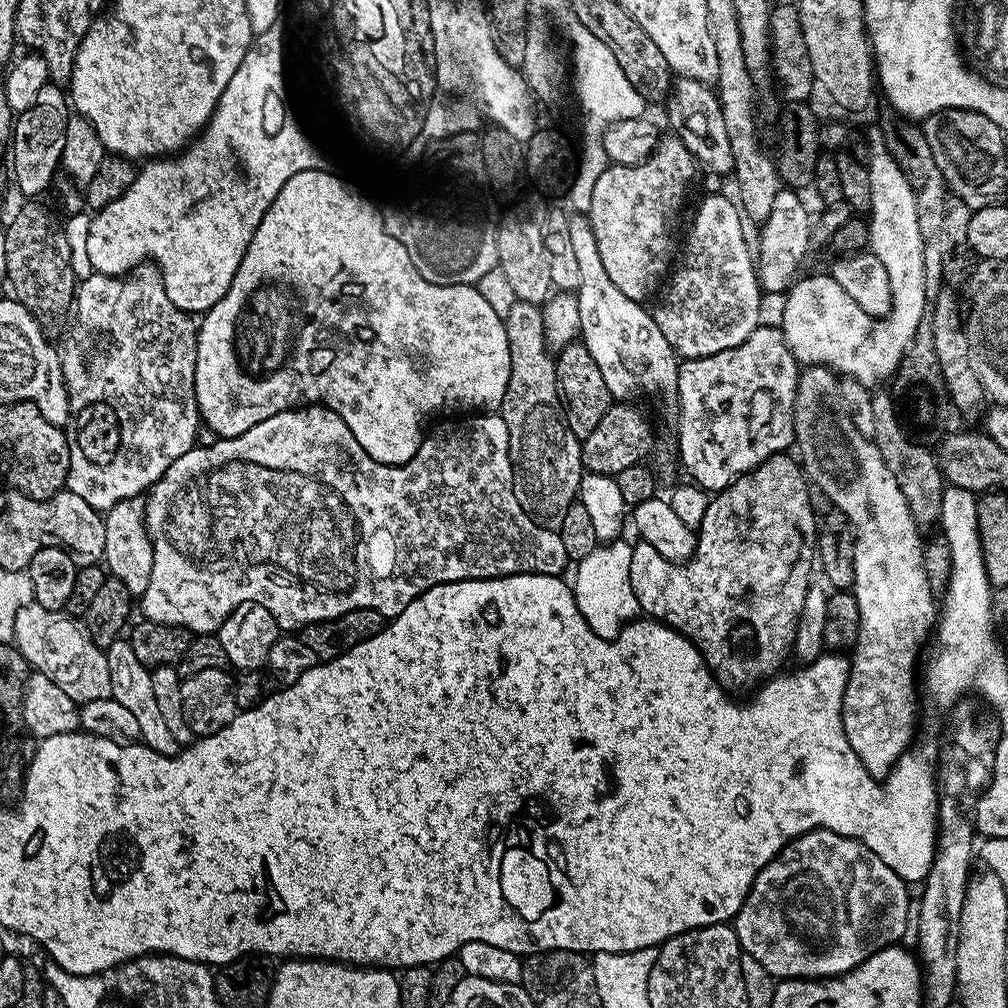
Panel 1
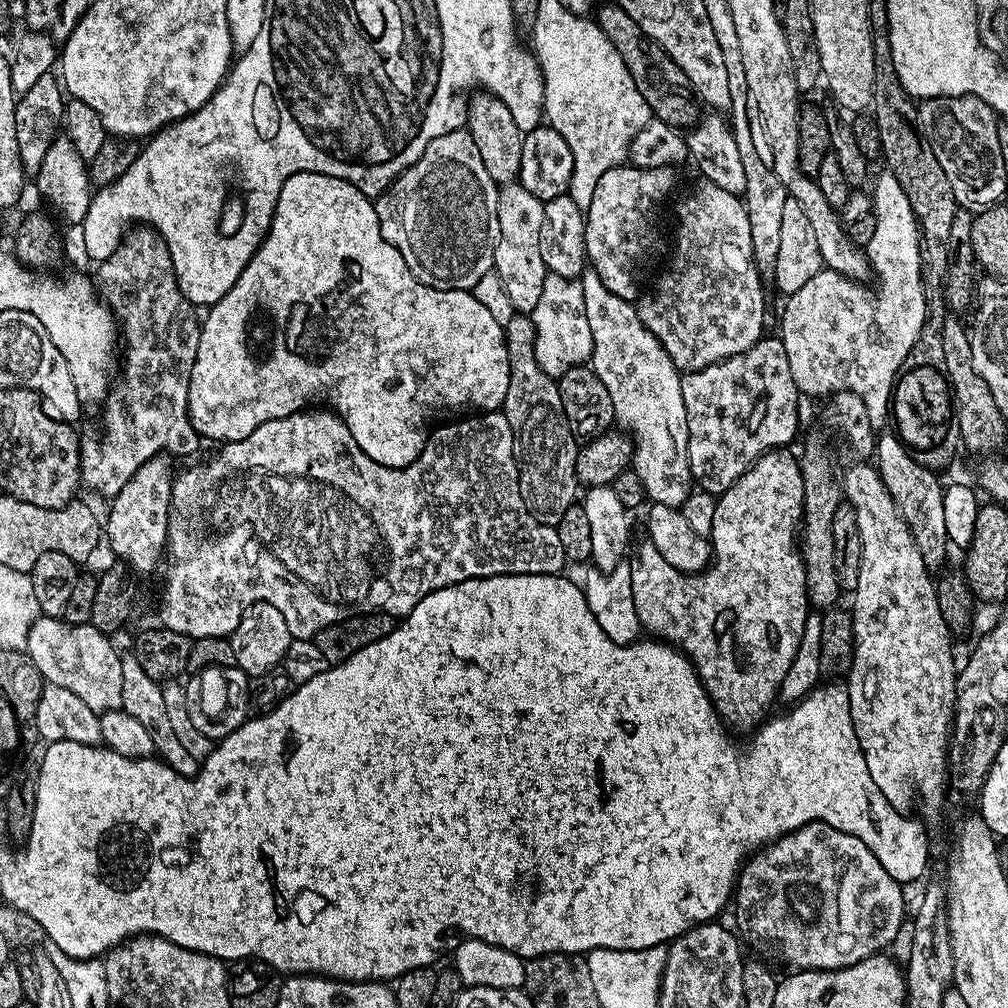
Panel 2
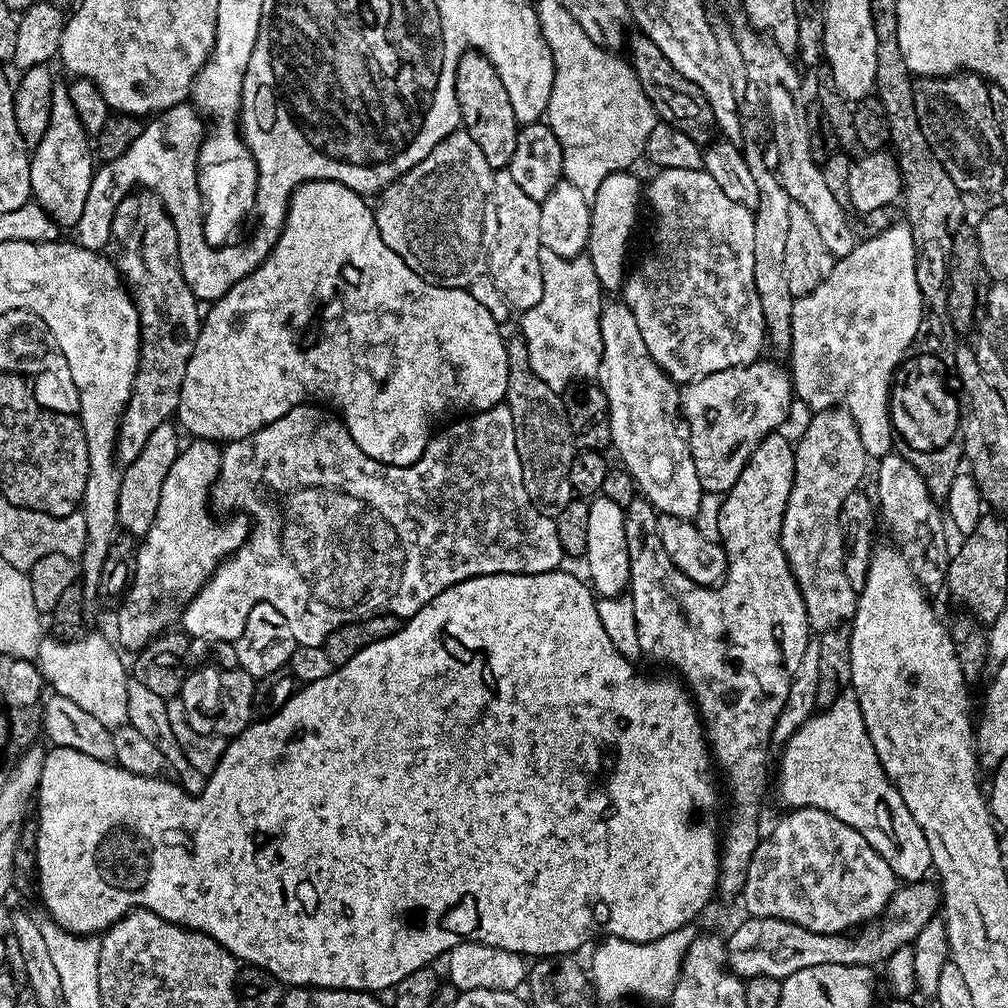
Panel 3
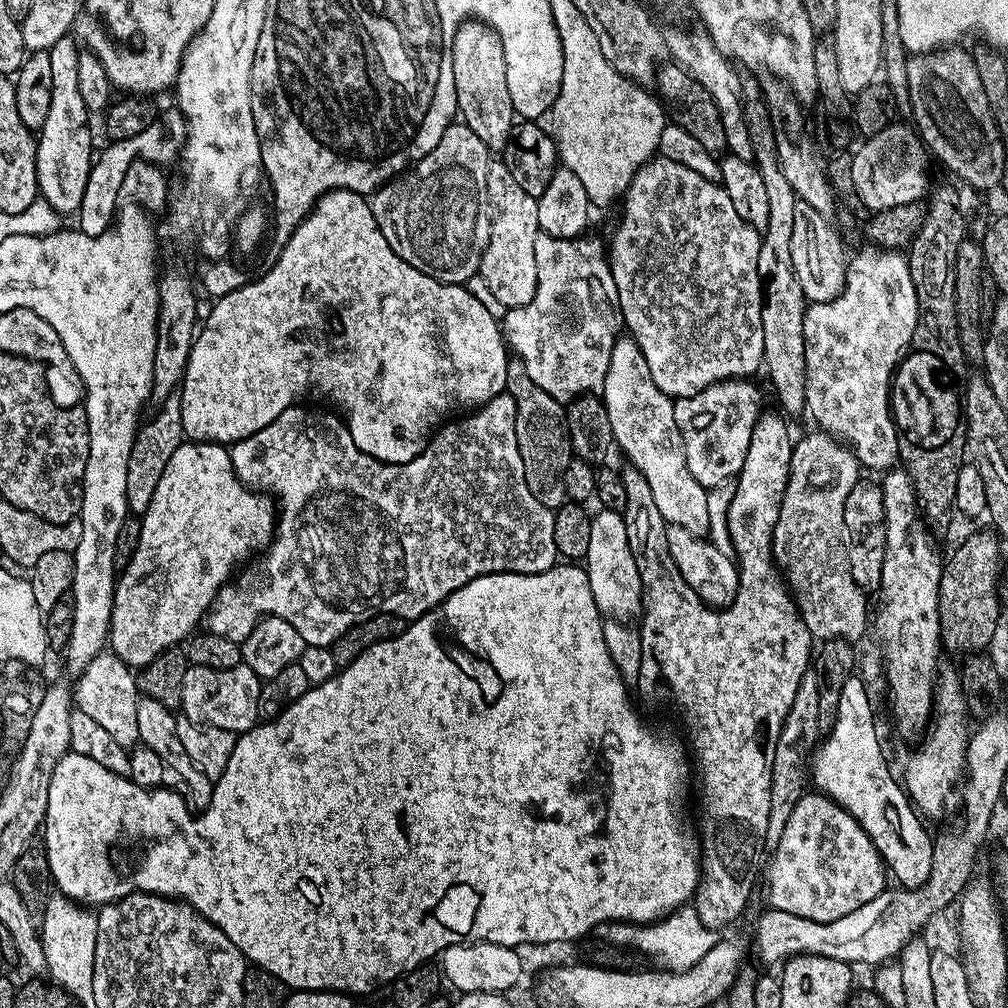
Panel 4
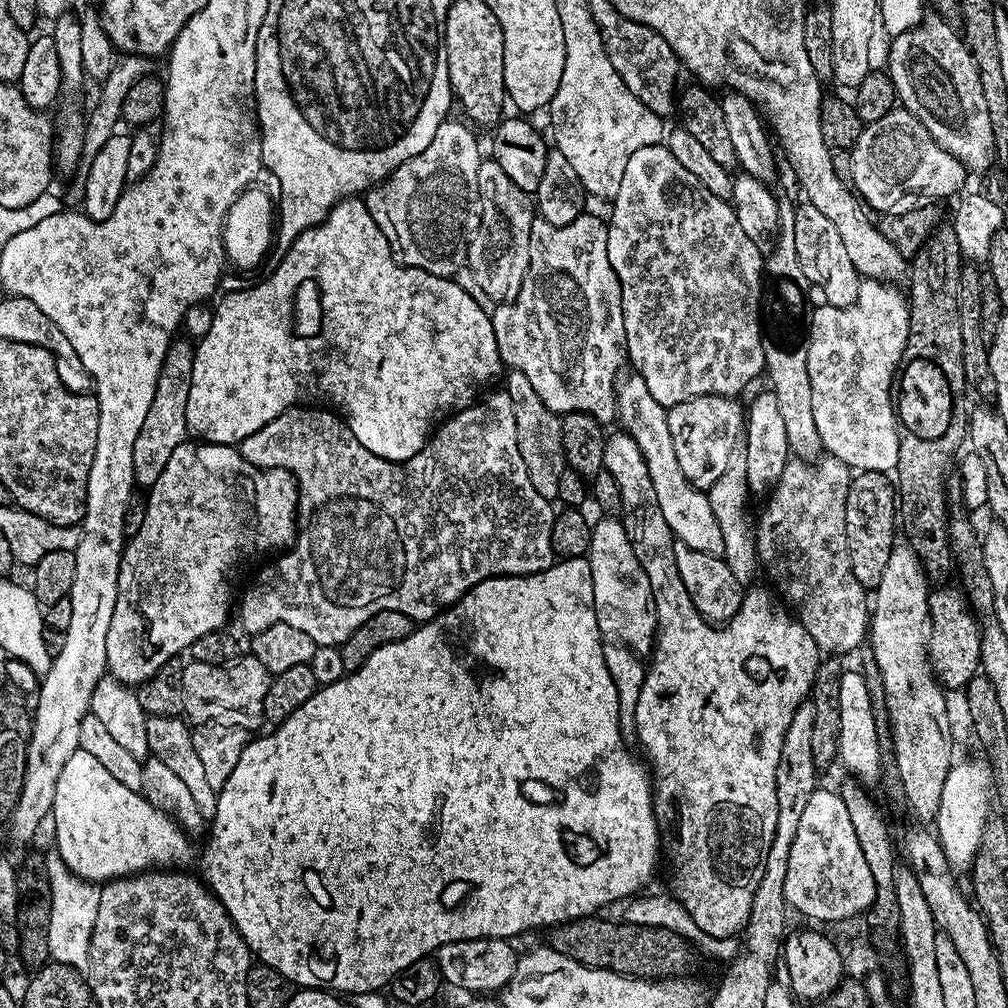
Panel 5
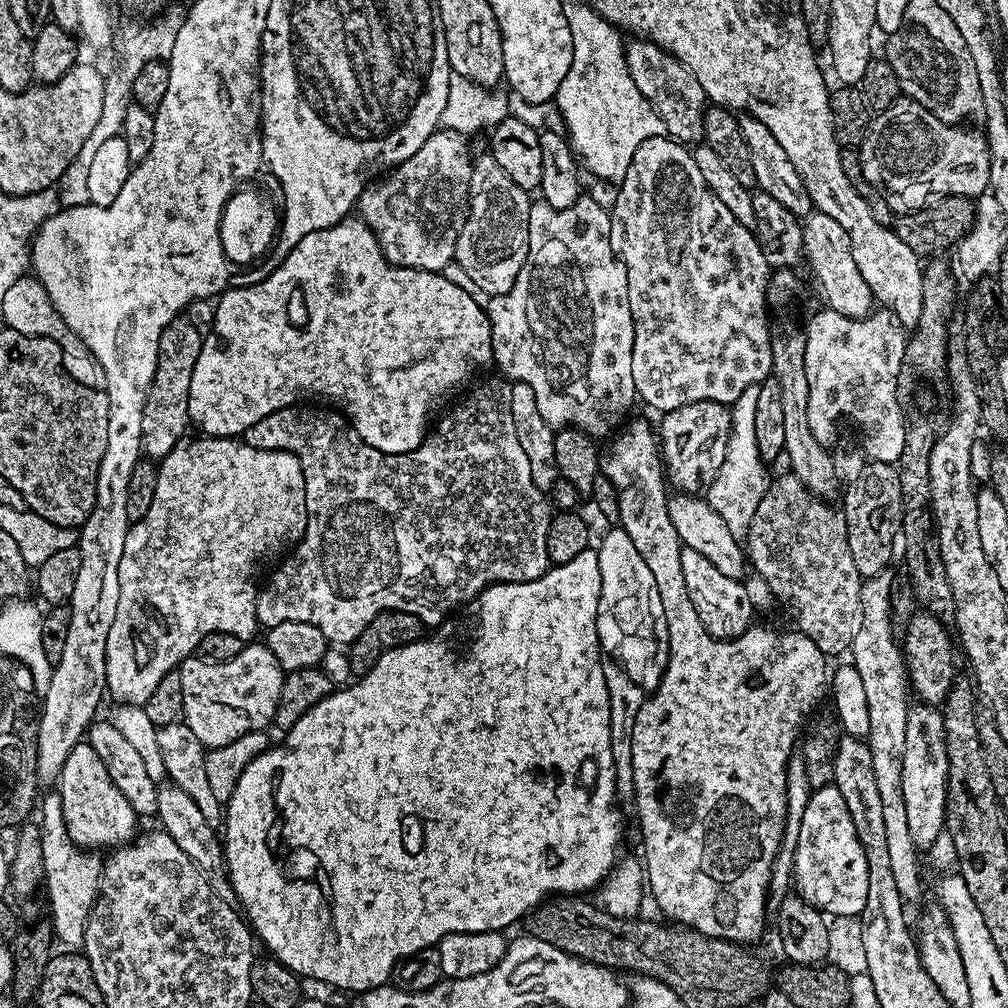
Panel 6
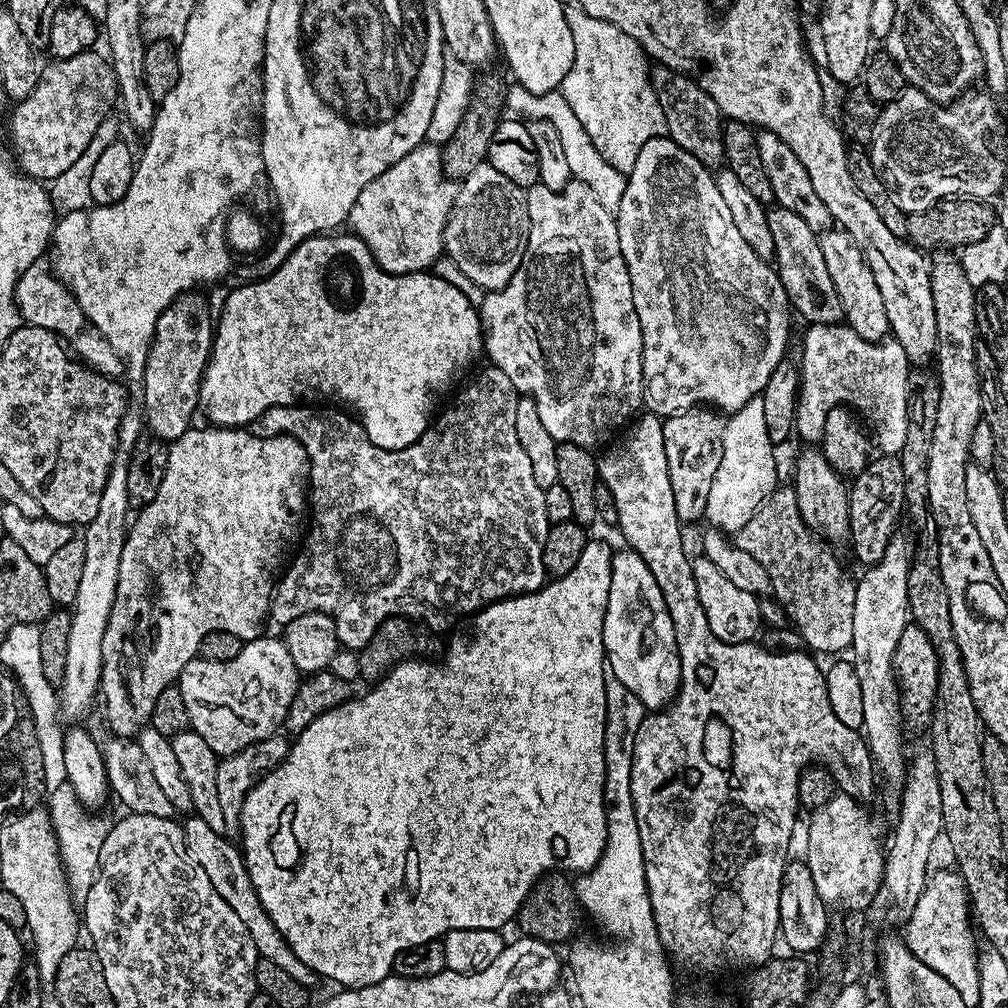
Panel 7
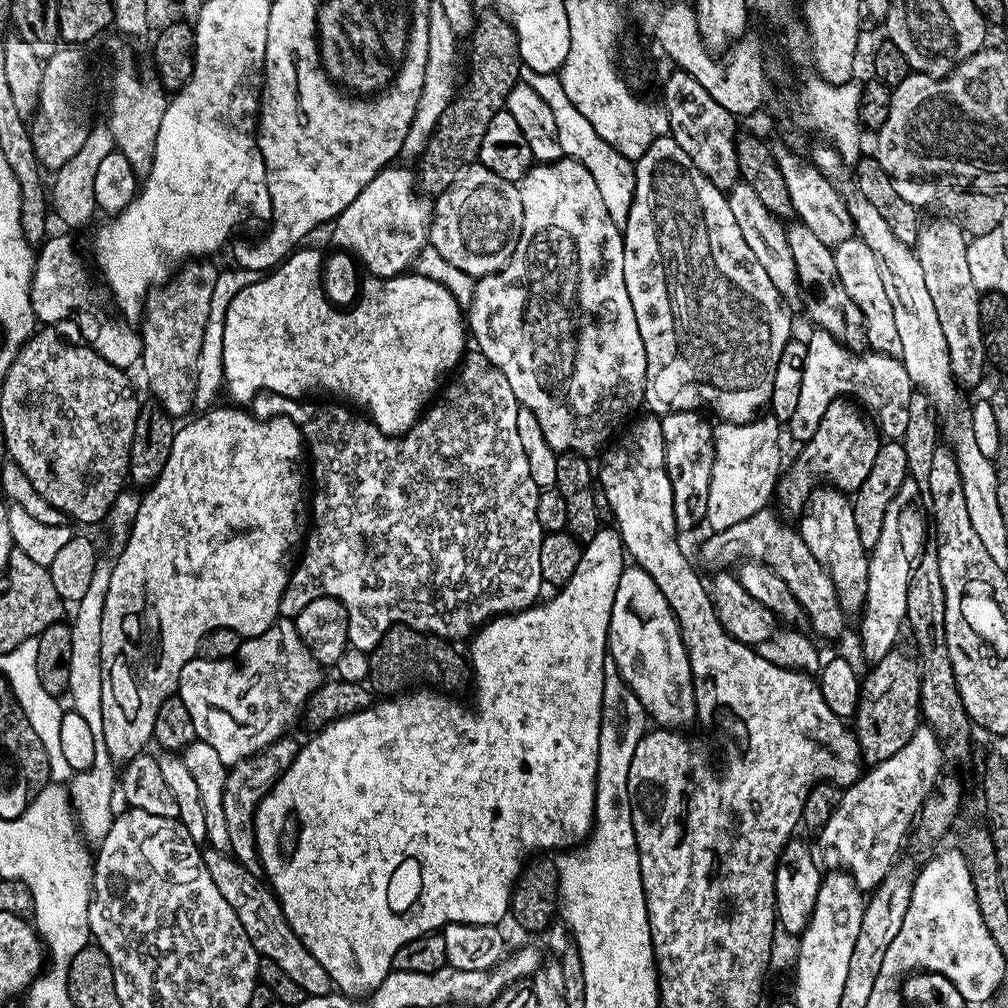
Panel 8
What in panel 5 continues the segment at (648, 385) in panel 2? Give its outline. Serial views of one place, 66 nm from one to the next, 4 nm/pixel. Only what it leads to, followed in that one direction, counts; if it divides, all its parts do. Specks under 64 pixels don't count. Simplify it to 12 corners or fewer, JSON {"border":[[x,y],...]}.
{"border":[[619,377],[619,427],[638,442],[673,537],[723,557],[707,491],[674,452],[668,409]]}

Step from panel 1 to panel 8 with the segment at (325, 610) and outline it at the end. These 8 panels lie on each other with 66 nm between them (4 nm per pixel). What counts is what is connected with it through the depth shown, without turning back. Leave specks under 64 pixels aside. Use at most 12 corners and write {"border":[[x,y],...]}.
{"border":[[478,350],[402,436],[336,402],[300,425],[317,596],[369,653],[460,642],[541,599],[520,405]]}

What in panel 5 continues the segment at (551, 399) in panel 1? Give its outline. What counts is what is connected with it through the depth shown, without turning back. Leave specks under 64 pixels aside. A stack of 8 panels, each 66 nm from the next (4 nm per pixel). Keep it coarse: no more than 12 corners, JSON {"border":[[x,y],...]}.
{"border":[[509,371],[518,454],[549,502],[565,470],[562,419]]}

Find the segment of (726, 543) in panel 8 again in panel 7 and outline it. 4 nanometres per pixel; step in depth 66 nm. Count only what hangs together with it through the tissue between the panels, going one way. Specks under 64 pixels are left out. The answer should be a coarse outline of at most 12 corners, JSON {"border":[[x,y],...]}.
{"border":[[771,492],[734,542],[811,651],[851,647],[855,581]]}

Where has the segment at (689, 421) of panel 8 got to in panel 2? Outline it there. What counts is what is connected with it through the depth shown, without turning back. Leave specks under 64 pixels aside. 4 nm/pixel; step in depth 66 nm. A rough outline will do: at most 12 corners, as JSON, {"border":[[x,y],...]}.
{"border":[[784,343],[683,373],[699,491],[724,492],[791,445],[800,400]]}

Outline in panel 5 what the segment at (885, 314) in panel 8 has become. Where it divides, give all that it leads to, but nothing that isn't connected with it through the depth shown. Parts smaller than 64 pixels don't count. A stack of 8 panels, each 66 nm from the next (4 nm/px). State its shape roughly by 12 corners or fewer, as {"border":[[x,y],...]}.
{"border":[[801,203],[794,246],[805,281],[845,308],[862,283],[834,222]]}

